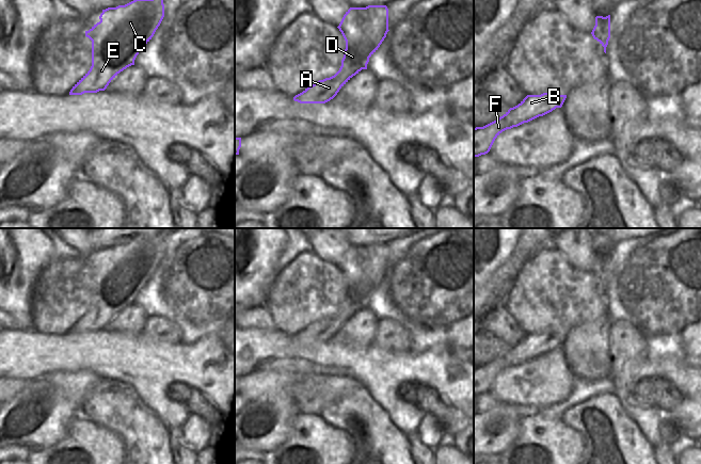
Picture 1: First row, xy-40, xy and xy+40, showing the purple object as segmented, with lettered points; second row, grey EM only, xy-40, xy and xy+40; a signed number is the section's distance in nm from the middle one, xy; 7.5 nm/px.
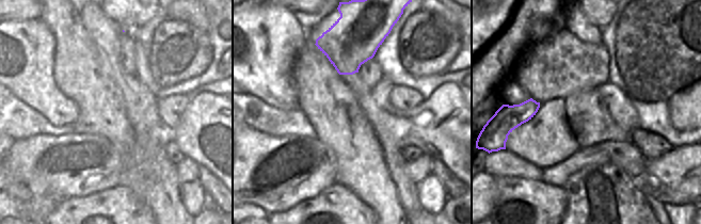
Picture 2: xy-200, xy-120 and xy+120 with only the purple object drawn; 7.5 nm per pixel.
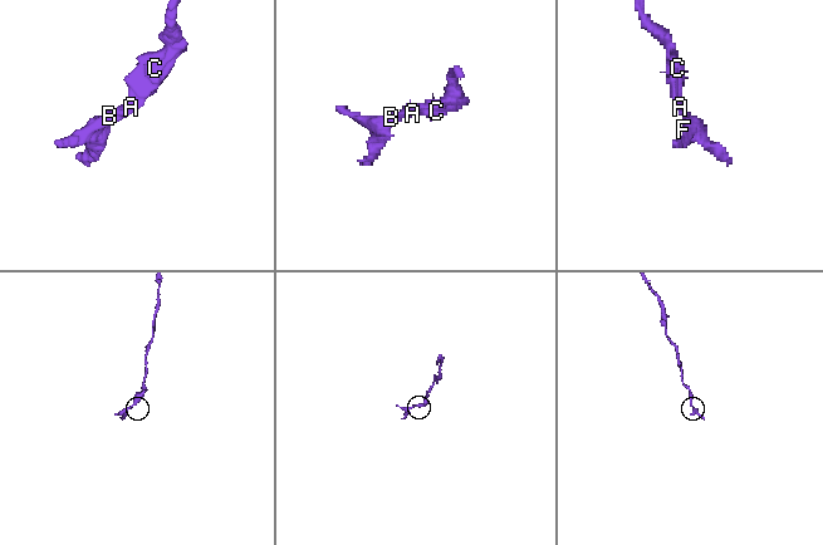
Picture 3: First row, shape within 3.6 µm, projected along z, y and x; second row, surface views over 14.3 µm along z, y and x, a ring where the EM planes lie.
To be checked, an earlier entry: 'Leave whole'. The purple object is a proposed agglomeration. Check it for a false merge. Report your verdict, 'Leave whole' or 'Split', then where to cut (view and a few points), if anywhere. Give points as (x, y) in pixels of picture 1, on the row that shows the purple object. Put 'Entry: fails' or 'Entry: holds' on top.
Entry: holds
Leave whole. No split.

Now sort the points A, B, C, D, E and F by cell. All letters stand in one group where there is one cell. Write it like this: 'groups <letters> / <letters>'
groups A B C D E F

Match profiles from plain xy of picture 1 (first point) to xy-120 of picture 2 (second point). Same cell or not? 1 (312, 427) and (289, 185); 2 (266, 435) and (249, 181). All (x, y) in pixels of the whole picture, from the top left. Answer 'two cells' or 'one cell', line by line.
1: two cells
2: one cell

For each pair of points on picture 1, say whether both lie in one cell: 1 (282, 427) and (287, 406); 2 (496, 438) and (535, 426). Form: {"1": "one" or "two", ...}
{"1": "one", "2": "two"}

